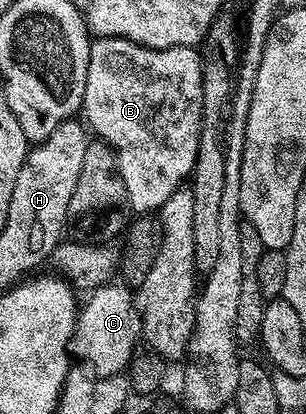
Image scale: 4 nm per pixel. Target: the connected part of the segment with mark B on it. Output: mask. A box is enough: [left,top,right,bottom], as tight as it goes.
[80,36,204,214]

